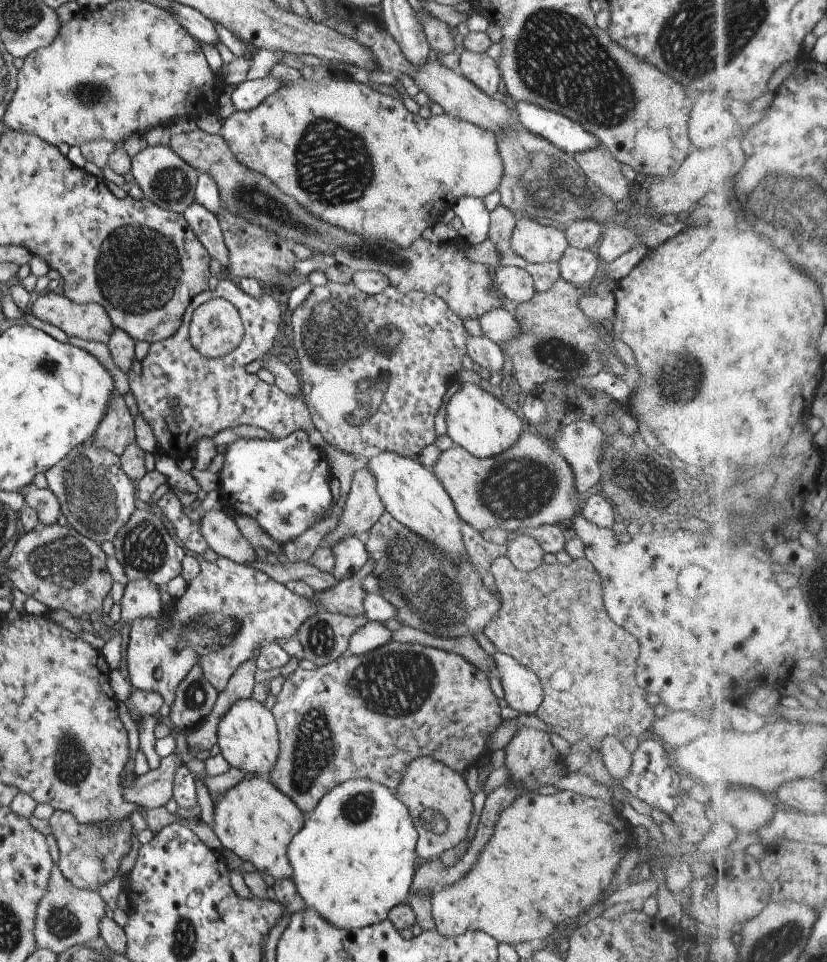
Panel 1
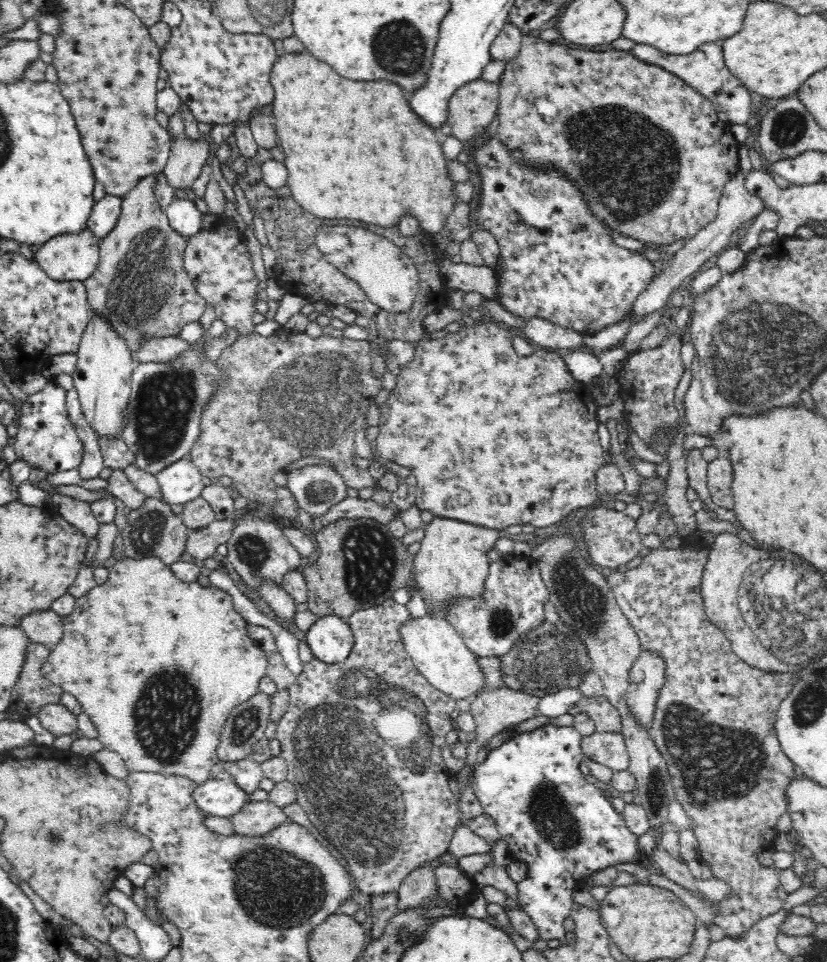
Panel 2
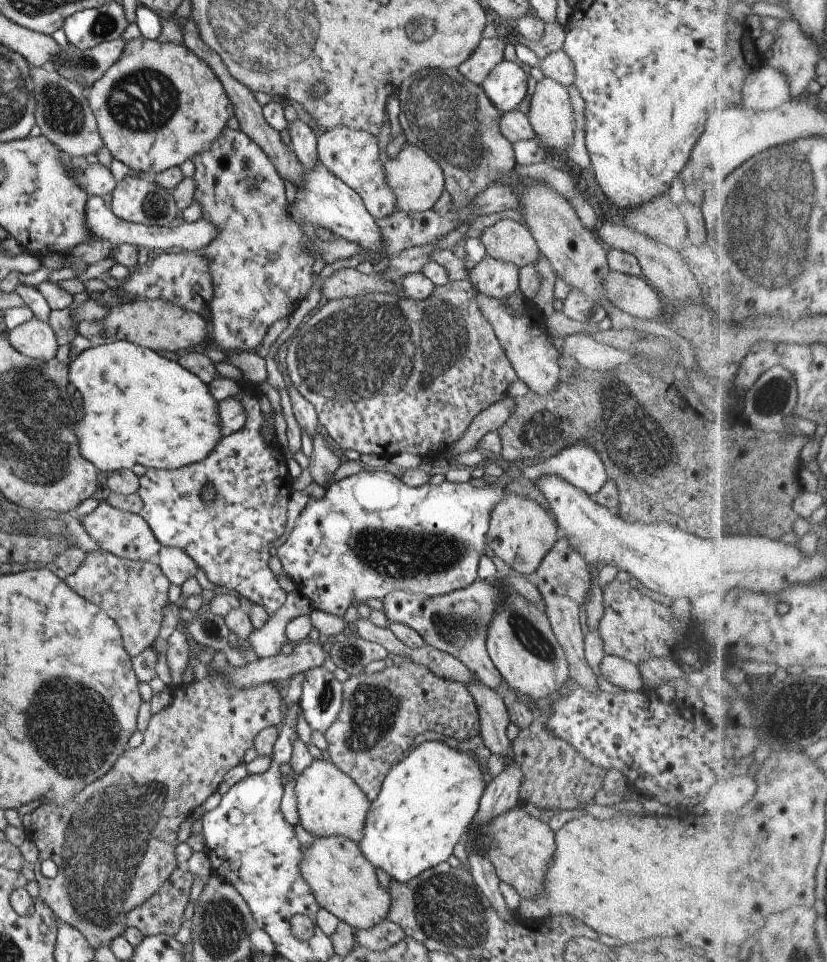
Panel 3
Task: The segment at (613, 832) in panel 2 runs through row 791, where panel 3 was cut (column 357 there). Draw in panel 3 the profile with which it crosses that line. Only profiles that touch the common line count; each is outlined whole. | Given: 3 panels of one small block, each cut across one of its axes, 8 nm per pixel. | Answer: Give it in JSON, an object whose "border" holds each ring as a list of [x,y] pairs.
{"border":[[[390,467],[382,472],[362,470],[339,482],[331,482],[319,500],[308,496],[295,526],[276,549],[275,557],[281,563],[282,573],[291,579],[295,591],[308,599],[311,608],[335,617],[343,617],[351,600],[357,603],[369,598],[381,601],[383,596],[398,589],[425,598],[443,595],[463,589],[477,579],[477,561],[484,554],[488,517],[504,490],[505,487],[493,485],[481,488],[446,481],[437,486],[426,483],[409,487]]]}

